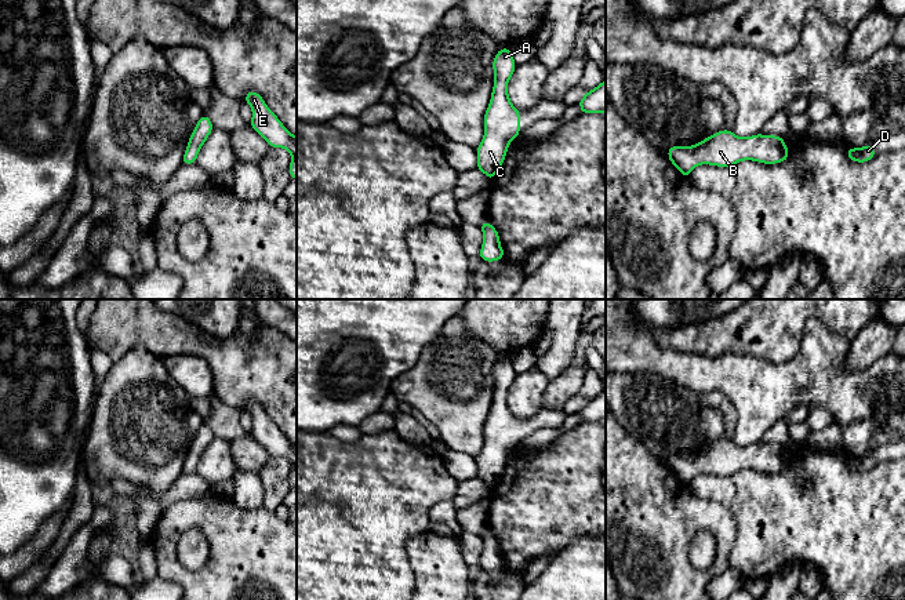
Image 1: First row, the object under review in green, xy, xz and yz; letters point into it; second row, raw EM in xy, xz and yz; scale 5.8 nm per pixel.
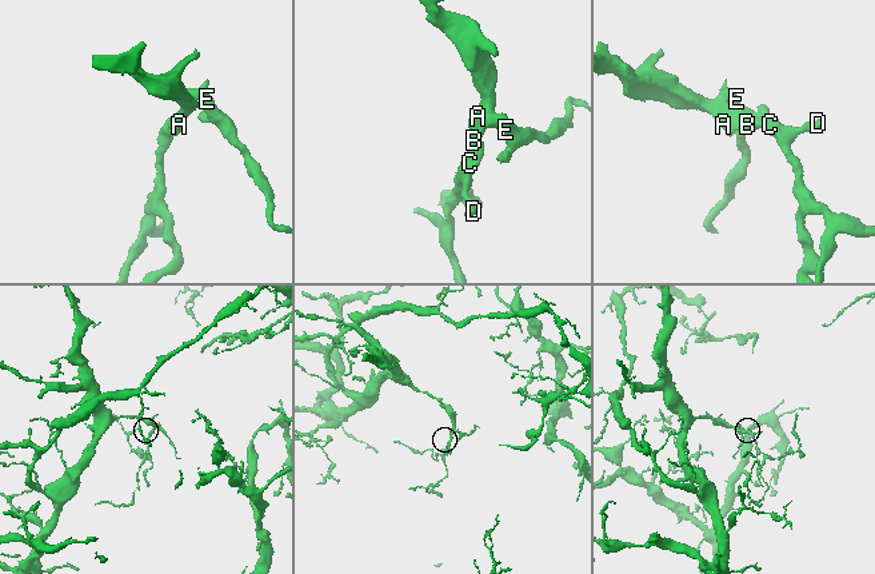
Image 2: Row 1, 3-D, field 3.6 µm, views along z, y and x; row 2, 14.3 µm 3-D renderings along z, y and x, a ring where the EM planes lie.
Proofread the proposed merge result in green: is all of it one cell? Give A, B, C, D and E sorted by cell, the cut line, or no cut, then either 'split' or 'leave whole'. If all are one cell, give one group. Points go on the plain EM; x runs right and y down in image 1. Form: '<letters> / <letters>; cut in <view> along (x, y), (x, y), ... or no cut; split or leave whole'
A B C D E; no cut; leave whole

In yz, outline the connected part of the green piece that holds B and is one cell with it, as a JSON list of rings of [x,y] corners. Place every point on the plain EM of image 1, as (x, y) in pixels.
[[[723,439],[693,455],[670,455],[668,468],[683,486],[690,486],[699,473],[730,476],[744,469],[777,473],[788,469],[789,461],[781,446],[756,443],[741,447]]]

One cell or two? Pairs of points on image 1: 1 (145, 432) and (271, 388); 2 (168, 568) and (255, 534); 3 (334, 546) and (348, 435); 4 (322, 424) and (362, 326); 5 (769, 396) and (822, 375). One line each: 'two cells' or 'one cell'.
1: two cells
2: one cell
3: two cells
4: one cell
5: one cell

